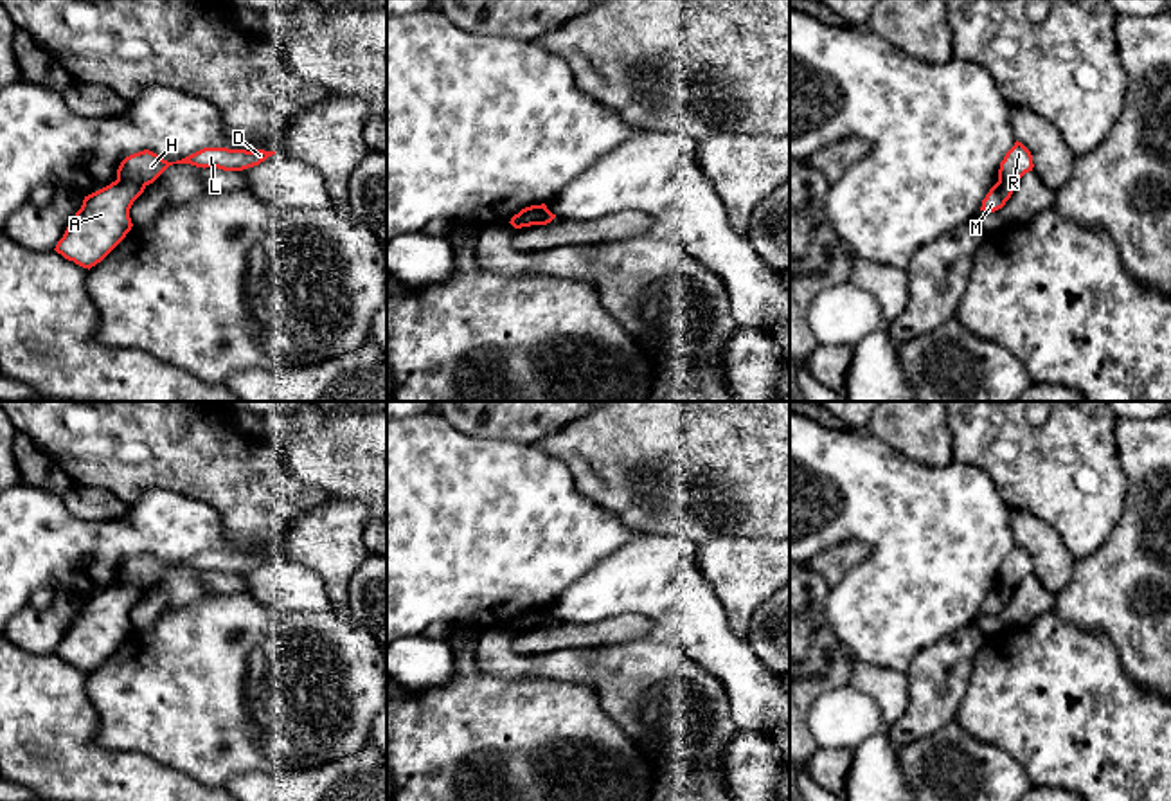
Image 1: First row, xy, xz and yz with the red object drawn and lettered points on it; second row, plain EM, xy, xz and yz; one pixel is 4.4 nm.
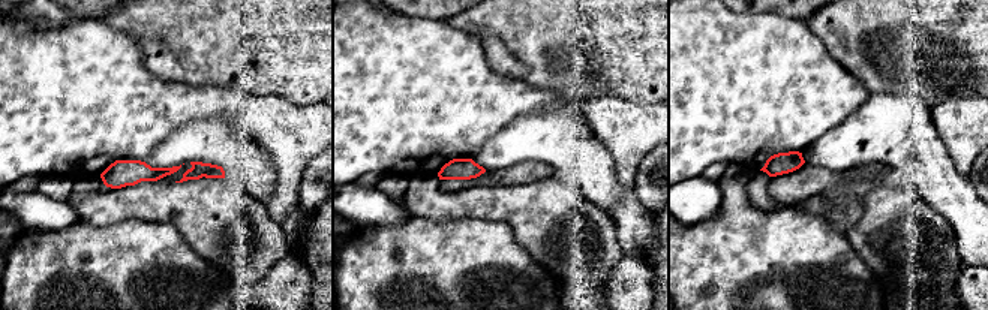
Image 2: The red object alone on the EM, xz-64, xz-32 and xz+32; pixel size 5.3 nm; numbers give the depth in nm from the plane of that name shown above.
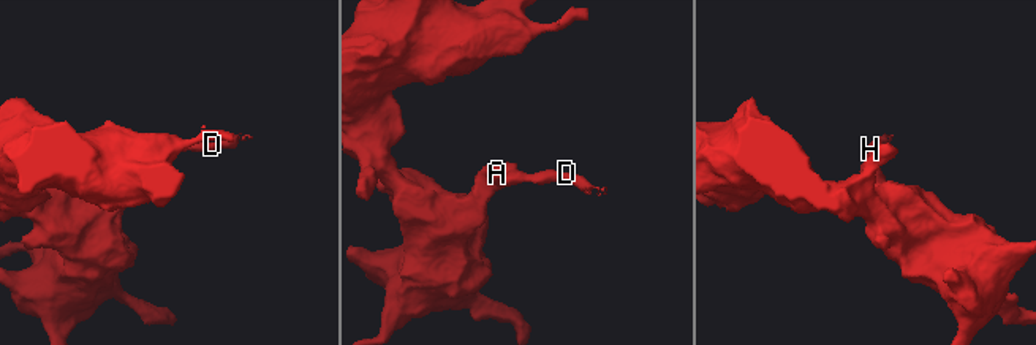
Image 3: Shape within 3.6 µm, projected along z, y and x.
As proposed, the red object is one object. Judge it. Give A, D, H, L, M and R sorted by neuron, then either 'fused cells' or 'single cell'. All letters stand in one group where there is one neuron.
groups A M / D H L R; fused cells

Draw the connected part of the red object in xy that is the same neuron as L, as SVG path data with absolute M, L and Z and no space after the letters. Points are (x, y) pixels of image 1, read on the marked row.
M203 148L182 160L167 162L156 153L144 149L126 157L119 169L117 180L130 180L142 185L153 184L169 166L173 164L191 164L196 167L218 167L223 171L243 171L254 166L259 166L275 151L264 149L228 149L228 148Z

